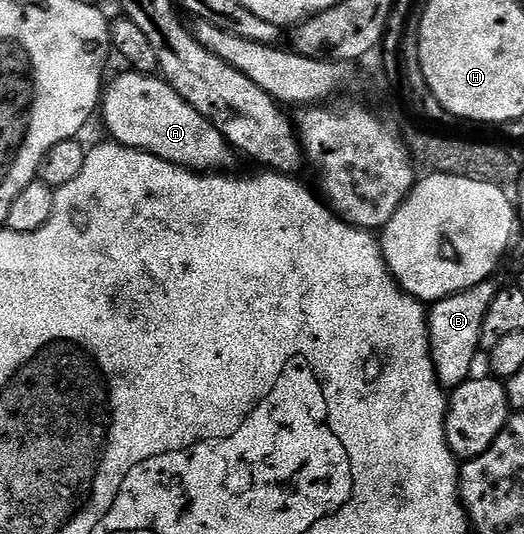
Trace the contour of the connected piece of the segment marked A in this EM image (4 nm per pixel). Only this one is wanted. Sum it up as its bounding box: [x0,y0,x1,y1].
[101,70,237,173]

